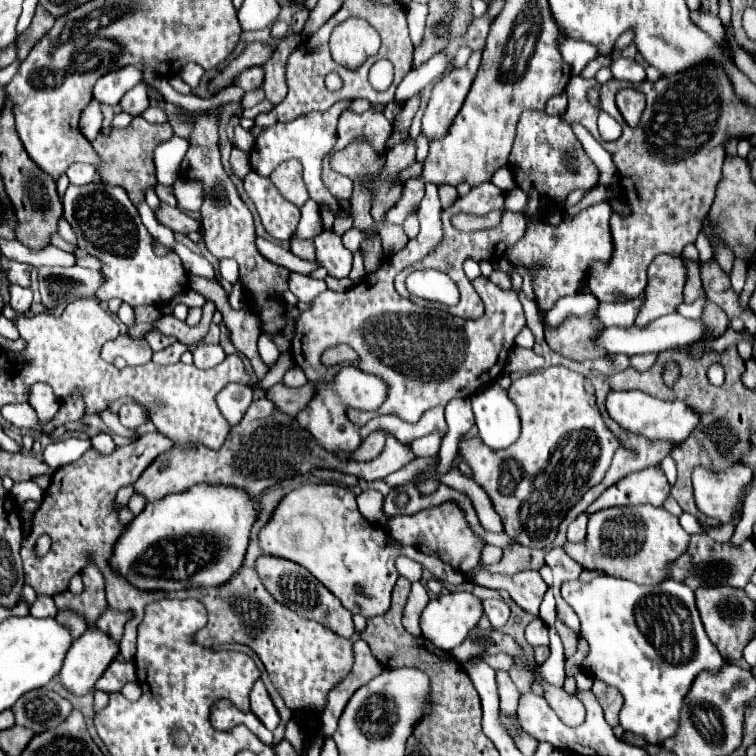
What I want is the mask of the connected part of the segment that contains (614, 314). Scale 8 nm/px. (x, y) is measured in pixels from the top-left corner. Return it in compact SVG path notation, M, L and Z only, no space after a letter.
M644 293L628 303L600 303L598 317L606 327L632 327L640 307L644 303Z

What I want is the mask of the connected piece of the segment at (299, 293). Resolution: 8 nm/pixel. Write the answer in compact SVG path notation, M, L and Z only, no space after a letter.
M290 273L288 285L290 285L290 291L292 291L292 293L298 297L298 301L302 301L302 303L310 303L314 297L318 297L322 291L328 289L324 281L318 281L318 279L300 275L300 273Z

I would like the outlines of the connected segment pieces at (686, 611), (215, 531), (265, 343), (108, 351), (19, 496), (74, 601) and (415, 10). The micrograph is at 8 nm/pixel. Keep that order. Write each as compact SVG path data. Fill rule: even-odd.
M600 575L594 581L582 585L580 581L570 581L562 585L562 593L568 595L570 607L580 617L580 637L588 641L588 655L582 661L582 671L590 675L592 679L604 681L608 685L616 687L624 695L624 707L620 711L620 725L624 731L630 731L634 735L640 735L646 739L646 743L662 745L664 739L670 739L676 735L680 709L684 705L684 699L692 687L692 679L700 675L700 671L716 673L724 665L724 657L716 649L716 645L708 639L704 625L700 621L700 615L696 611L694 591L674 579L668 579L660 585L636 585L626 579L616 579L608 575ZM662 647L674 647L676 653L662 653ZM686 651L692 653L692 659L684 663Z
M194 485L190 491L168 495L164 499L152 501L146 509L134 517L126 533L118 539L110 565L116 567L128 581L138 589L146 591L182 591L192 587L218 587L226 583L242 565L250 543L250 529L260 513L260 503L256 497L226 485Z
M260 335L260 339L258 339L258 351L260 351L260 357L262 357L262 361L268 365L268 367L272 367L274 363L276 363L276 359L278 359L278 349L276 349L276 345L272 343L272 339L268 339L268 335Z
M124 333L102 347L102 357L110 363L116 357L124 357L128 365L146 365L152 359L152 349L144 339L132 339Z
M32 481L15 483L11 489L10 495L11 493L12 498L14 498L18 506L21 506L28 500L41 503L44 498L44 490Z
M86 567L80 575L82 575L82 581L84 581L82 595L74 595L70 591L58 595L58 609L70 607L70 609L84 613L84 617L88 619L88 625L92 627L96 623L96 617L106 607L104 579L100 577L102 573L96 567Z
M411 1L407 6L406 18L409 34L415 47L422 42L427 14L428 6L426 4Z

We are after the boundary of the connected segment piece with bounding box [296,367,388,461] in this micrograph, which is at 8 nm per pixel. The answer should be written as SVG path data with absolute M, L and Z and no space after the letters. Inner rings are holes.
M342 367L332 383L316 383L316 391L318 391L316 397L308 403L308 407L304 411L300 411L296 415L296 421L306 431L310 431L324 449L328 449L342 461L350 461L350 453L360 447L362 437L356 433L354 425L348 421L346 409L348 407L378 409L386 397L386 389L388 389L386 383L382 379L378 379L376 375L364 373L358 367Z

